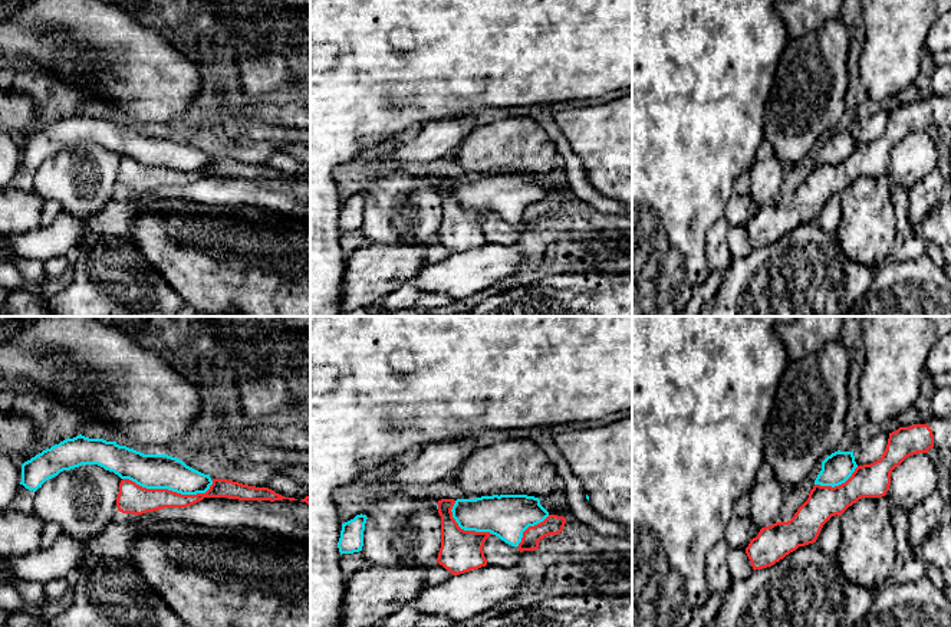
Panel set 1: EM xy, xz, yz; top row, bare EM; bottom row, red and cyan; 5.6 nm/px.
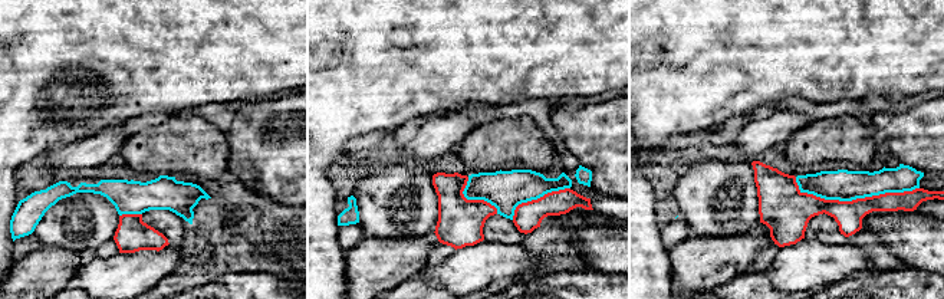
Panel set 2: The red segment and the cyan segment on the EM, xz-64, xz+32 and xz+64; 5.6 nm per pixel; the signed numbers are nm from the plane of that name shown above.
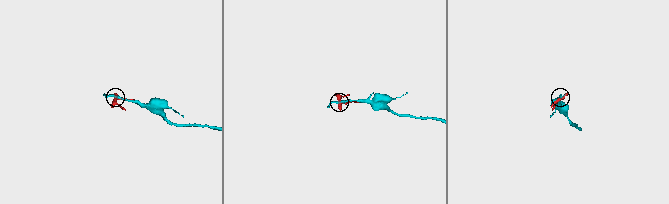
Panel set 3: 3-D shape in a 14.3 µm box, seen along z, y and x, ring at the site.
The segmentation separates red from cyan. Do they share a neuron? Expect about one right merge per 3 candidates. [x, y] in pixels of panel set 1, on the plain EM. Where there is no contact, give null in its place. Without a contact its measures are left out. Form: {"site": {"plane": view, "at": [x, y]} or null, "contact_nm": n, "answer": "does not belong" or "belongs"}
{"site": {"plane": "xy", "at": [167, 167]}, "contact_nm": 500, "answer": "does not belong"}

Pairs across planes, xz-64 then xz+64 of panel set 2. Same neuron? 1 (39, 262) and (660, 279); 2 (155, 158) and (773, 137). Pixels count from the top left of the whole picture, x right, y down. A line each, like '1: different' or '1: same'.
1: different
2: different

